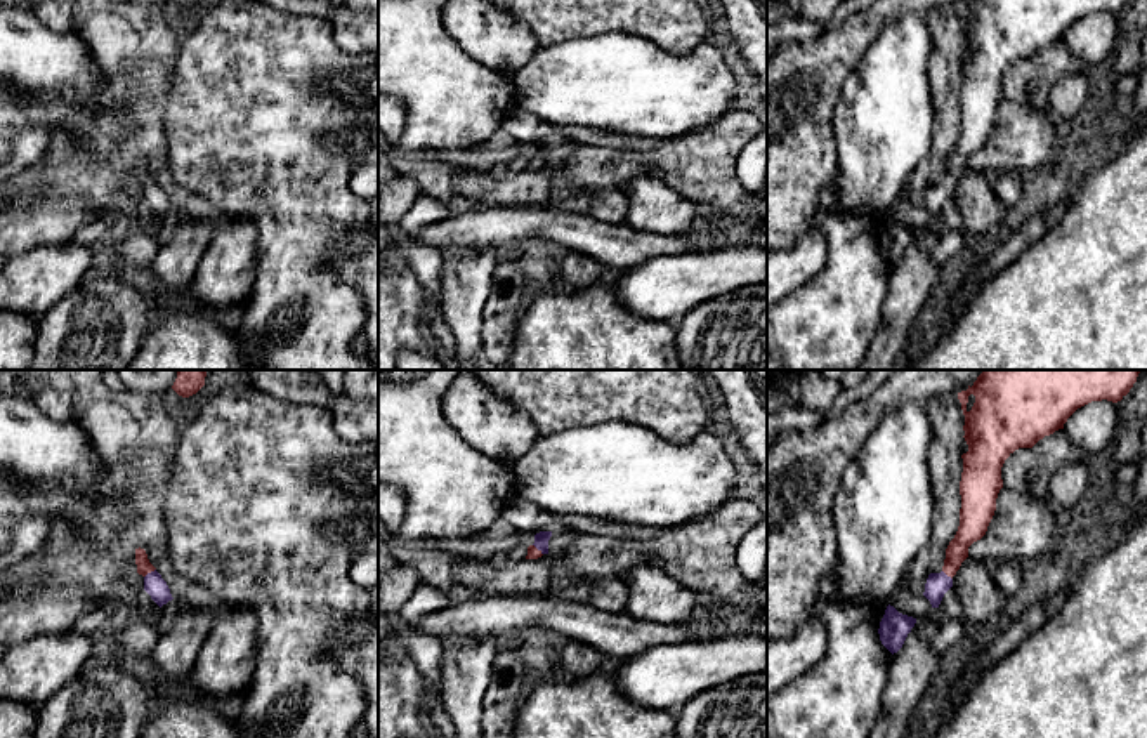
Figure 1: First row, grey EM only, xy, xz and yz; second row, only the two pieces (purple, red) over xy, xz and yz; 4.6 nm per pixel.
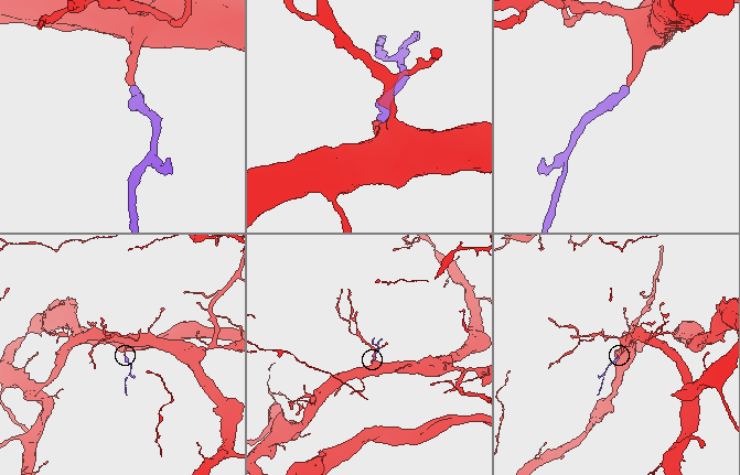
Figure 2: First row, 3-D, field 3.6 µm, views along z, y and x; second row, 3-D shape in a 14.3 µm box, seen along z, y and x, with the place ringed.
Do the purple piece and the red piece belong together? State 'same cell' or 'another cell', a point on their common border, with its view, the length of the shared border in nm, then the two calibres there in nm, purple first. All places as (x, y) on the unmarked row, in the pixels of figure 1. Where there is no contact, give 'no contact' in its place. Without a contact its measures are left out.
same cell; meets purple in xy at (151, 183); contact 70 nm long; 100 nm thick on the purple side, 70 nm on the other

